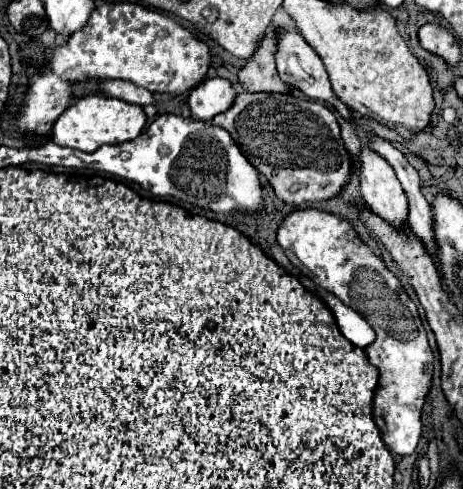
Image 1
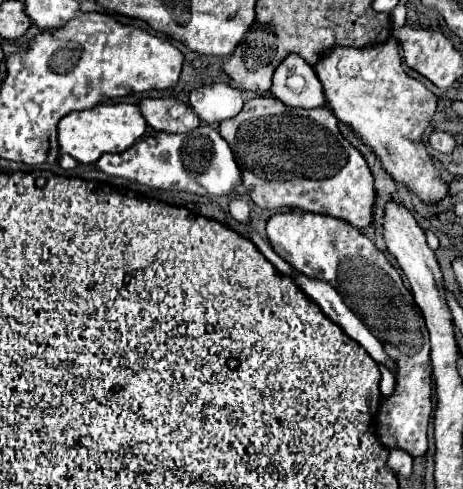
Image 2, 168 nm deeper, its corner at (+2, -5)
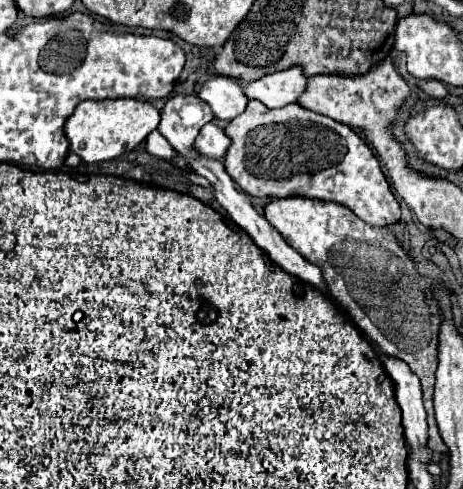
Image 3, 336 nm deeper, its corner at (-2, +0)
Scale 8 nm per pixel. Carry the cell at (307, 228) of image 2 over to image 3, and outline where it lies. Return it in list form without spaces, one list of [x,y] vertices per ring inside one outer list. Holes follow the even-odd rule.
[[[307,197],[273,199],[265,207],[265,219],[297,253],[321,267],[331,295],[349,311],[353,323],[369,335],[383,353],[403,359],[411,371],[417,373],[429,423],[427,447],[437,453],[447,453],[433,415],[437,333],[441,319],[429,281],[417,273],[395,235],[387,227],[371,227],[363,223],[339,203]]]

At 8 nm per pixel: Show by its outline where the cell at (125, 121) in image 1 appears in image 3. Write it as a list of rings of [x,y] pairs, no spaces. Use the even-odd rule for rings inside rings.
[[[137,99],[83,101],[67,119],[65,135],[69,139],[73,153],[77,153],[85,163],[97,163],[117,159],[119,155],[133,151],[157,125],[159,111],[149,101]]]

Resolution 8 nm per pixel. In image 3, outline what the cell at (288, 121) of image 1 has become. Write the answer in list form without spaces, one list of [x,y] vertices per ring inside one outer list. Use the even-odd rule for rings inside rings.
[[[251,99],[247,109],[235,117],[225,127],[227,137],[231,137],[231,147],[225,155],[225,169],[235,179],[235,183],[253,197],[315,197],[321,201],[333,201],[349,207],[359,219],[369,225],[391,225],[399,221],[399,203],[391,193],[391,187],[367,143],[351,131],[345,123],[337,123],[315,111],[305,111],[299,103],[287,105],[283,109],[269,109],[263,103]]]

